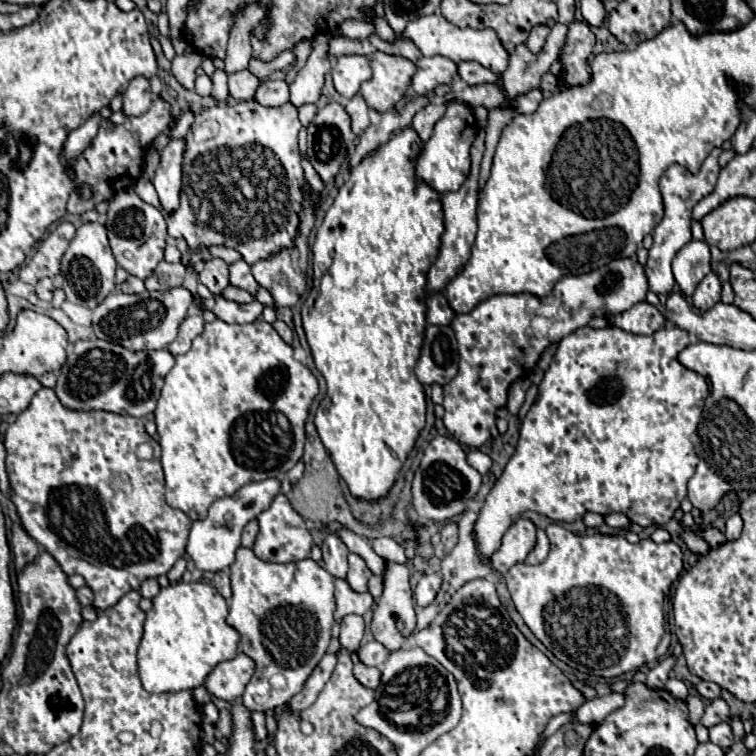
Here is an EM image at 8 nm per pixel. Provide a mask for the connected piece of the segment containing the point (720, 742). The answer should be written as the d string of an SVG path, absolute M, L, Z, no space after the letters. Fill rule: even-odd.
M727 722L715 724L709 728L709 740L717 746L721 746L723 750L727 750L733 744L733 734L731 734L731 726Z

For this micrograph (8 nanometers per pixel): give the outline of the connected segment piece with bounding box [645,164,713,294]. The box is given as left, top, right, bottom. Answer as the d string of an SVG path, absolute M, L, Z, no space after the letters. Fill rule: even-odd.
M673 164L667 168L667 172L661 176L659 180L659 190L663 196L663 220L655 226L653 232L653 246L649 250L649 260L647 260L647 280L649 280L649 290L655 294L669 294L675 288L675 278L671 272L671 262L675 258L675 254L691 240L691 210L695 206L695 202L699 202L699 198L703 198L705 194L711 194L713 186L711 180L707 178L711 172L699 172L699 174L691 174L685 166L681 164Z

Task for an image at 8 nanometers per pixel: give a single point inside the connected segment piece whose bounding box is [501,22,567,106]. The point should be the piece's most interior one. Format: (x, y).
(525, 69)

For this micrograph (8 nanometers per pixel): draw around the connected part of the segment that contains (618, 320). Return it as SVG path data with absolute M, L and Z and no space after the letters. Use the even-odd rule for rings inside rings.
M639 302L633 308L625 310L611 318L611 324L633 334L653 334L665 326L665 316L649 302Z

